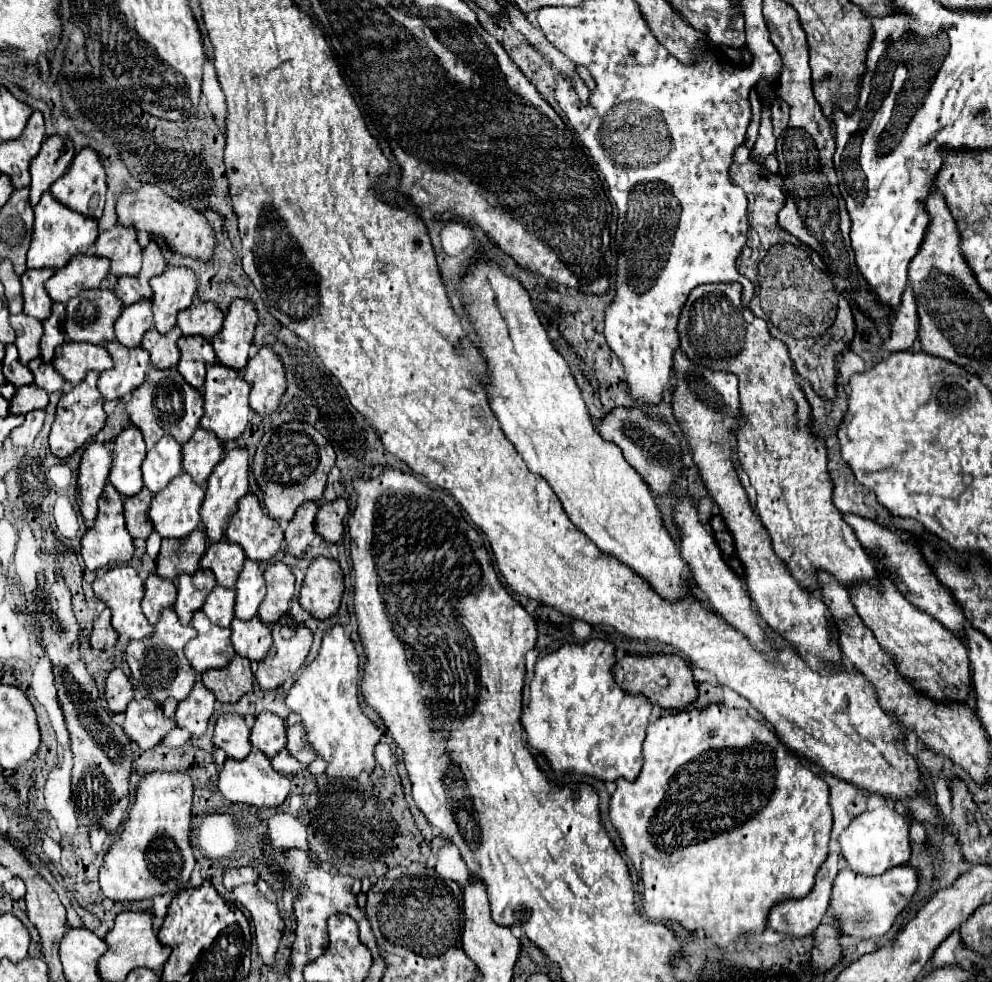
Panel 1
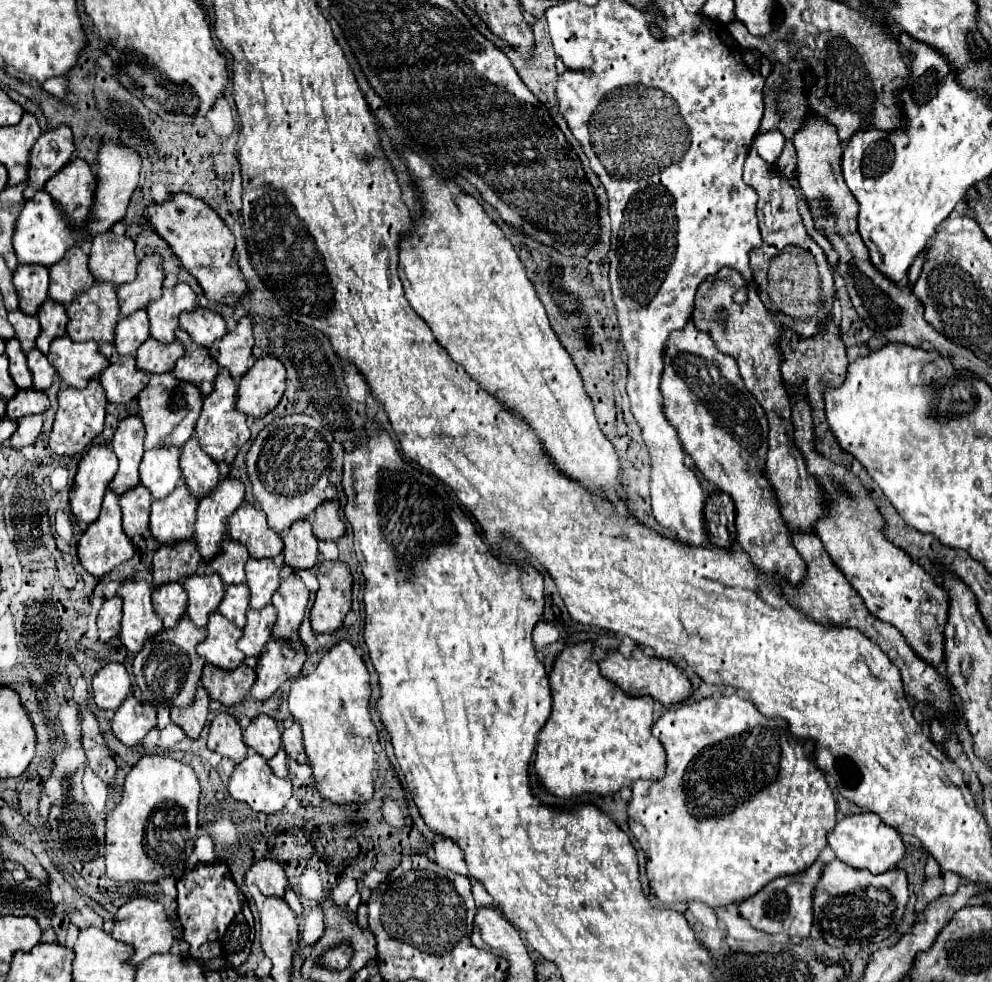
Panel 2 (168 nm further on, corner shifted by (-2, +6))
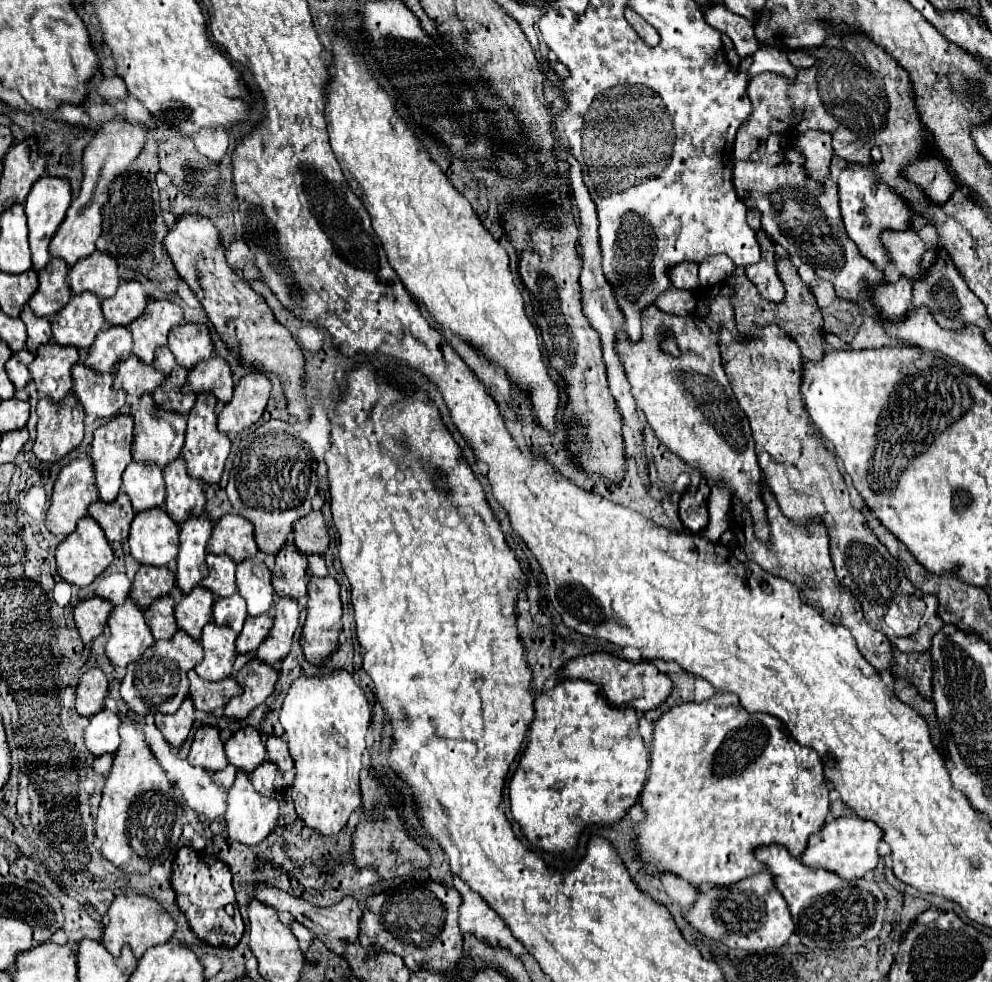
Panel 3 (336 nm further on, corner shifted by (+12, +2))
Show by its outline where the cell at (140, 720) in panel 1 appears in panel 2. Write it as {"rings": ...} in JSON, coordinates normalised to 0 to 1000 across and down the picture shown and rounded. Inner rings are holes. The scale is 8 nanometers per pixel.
{"rings":[[[129,708],[125,716],[117,722],[113,744],[123,757],[135,761],[157,740],[157,736],[157,722],[153,718],[141,716],[135,708]]]}

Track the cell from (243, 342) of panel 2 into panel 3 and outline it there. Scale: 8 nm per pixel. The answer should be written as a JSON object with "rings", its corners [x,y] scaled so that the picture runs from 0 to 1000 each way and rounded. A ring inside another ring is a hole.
{"rings":[[[222,364],[200,370],[192,380],[185,392],[185,400],[214,400],[220,410],[230,410],[234,404],[234,378],[230,370]]]}

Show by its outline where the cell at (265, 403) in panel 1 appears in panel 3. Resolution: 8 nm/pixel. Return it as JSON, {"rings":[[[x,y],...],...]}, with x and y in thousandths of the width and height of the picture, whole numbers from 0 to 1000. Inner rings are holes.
{"rings":[[[256,378],[240,388],[236,404],[220,421],[220,437],[228,443],[244,441],[254,435],[266,421],[272,404],[272,388],[266,380]]]}

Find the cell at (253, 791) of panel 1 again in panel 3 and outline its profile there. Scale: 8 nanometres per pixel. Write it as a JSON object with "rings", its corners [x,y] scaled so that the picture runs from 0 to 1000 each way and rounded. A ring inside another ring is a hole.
{"rings":[[[240,787],[230,805],[228,840],[232,854],[244,860],[260,860],[280,838],[280,818],[256,805],[248,787]]]}

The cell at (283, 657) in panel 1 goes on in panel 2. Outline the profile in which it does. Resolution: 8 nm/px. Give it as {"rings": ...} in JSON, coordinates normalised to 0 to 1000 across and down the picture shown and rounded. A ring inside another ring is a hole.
{"rings":[[[272,651],[268,663],[260,671],[258,696],[254,698],[252,708],[260,714],[270,712],[286,693],[296,691],[304,677],[308,675],[308,659],[296,653],[278,653]]]}

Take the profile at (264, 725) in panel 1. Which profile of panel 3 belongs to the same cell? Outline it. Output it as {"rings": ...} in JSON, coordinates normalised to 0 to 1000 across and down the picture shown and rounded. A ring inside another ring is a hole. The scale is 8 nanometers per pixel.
{"rings":[[[256,740],[240,742],[226,759],[226,765],[230,775],[250,789],[268,773],[268,761],[264,757],[262,744]]]}

